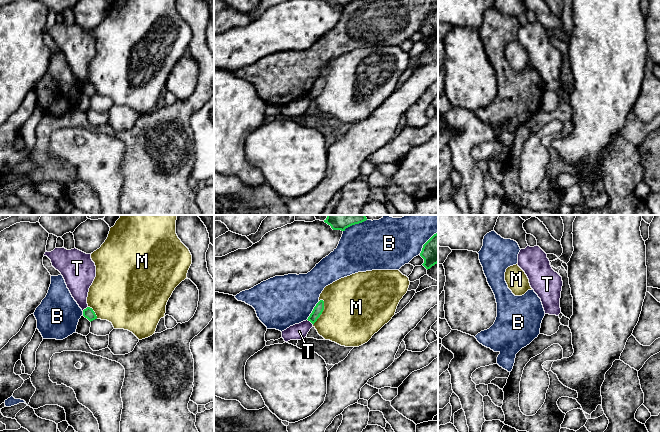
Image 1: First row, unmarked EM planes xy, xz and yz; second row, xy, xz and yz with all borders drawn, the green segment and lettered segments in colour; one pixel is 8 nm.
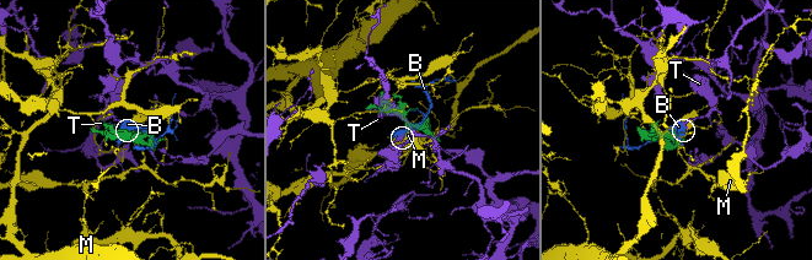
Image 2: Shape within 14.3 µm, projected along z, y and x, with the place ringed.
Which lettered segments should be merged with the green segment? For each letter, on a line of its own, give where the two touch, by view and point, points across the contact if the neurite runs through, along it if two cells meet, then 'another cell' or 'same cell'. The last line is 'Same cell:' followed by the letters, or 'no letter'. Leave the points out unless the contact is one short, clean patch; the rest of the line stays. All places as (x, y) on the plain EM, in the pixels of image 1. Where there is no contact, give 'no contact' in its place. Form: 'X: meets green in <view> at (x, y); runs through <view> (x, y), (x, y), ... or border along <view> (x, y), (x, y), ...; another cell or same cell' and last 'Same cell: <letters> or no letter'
B: meets green in xz at (313, 86); another cell
M: meets green in xz at (322, 87); another cell
T: meets green in xz at (310, 97); border along xz (307, 95), (313, 100); another cell
Same cell: no letter

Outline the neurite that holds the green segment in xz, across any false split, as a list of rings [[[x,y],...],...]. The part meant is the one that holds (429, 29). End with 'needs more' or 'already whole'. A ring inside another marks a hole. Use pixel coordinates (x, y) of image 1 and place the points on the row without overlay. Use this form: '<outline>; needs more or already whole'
[[[438,8],[423,21],[420,32],[424,35],[422,41],[427,46],[438,39]]]; already whole

